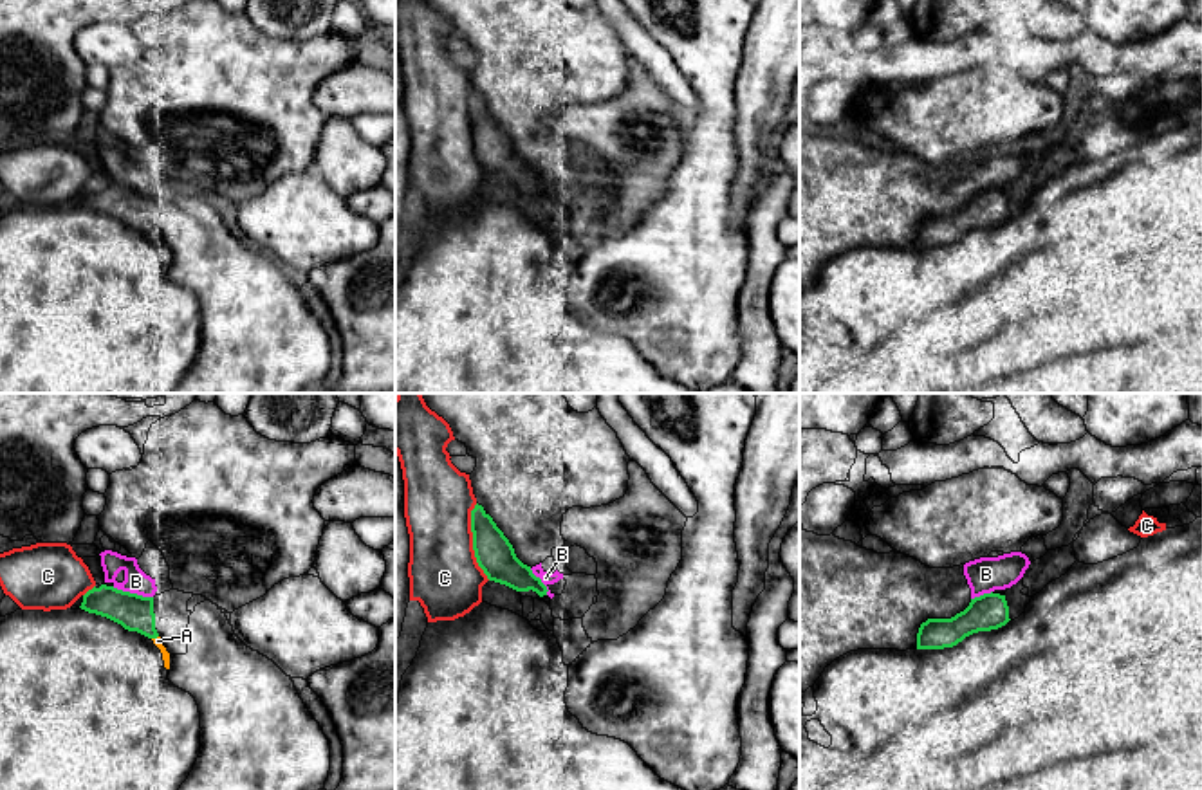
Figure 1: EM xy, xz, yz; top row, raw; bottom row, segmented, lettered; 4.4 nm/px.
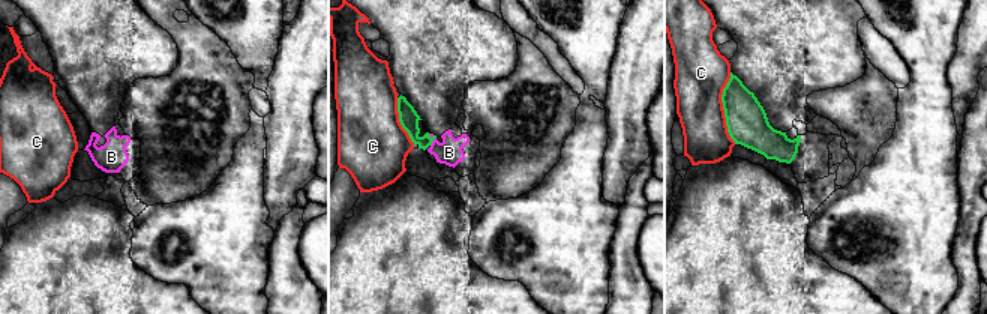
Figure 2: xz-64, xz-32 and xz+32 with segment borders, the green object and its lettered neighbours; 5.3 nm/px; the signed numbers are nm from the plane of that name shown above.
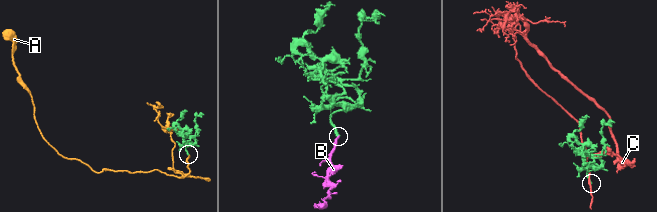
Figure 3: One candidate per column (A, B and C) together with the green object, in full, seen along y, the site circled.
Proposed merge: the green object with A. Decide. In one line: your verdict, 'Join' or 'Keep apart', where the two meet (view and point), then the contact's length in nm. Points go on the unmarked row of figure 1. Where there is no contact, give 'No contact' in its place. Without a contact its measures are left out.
Join. Touches green at xy (154, 233). Shared border 40 nm

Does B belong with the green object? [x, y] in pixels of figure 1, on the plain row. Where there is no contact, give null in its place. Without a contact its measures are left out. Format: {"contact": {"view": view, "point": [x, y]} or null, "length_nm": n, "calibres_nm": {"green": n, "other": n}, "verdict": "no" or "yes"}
{"contact": {"view": "xy", "point": [132, 190]}, "length_nm": 190, "calibres_nm": {"green": 160, "other": 110}, "verdict": "no"}

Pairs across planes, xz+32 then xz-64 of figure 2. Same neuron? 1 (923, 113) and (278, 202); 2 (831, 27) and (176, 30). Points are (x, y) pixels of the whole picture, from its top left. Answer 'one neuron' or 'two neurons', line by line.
1: two neurons
2: two neurons

